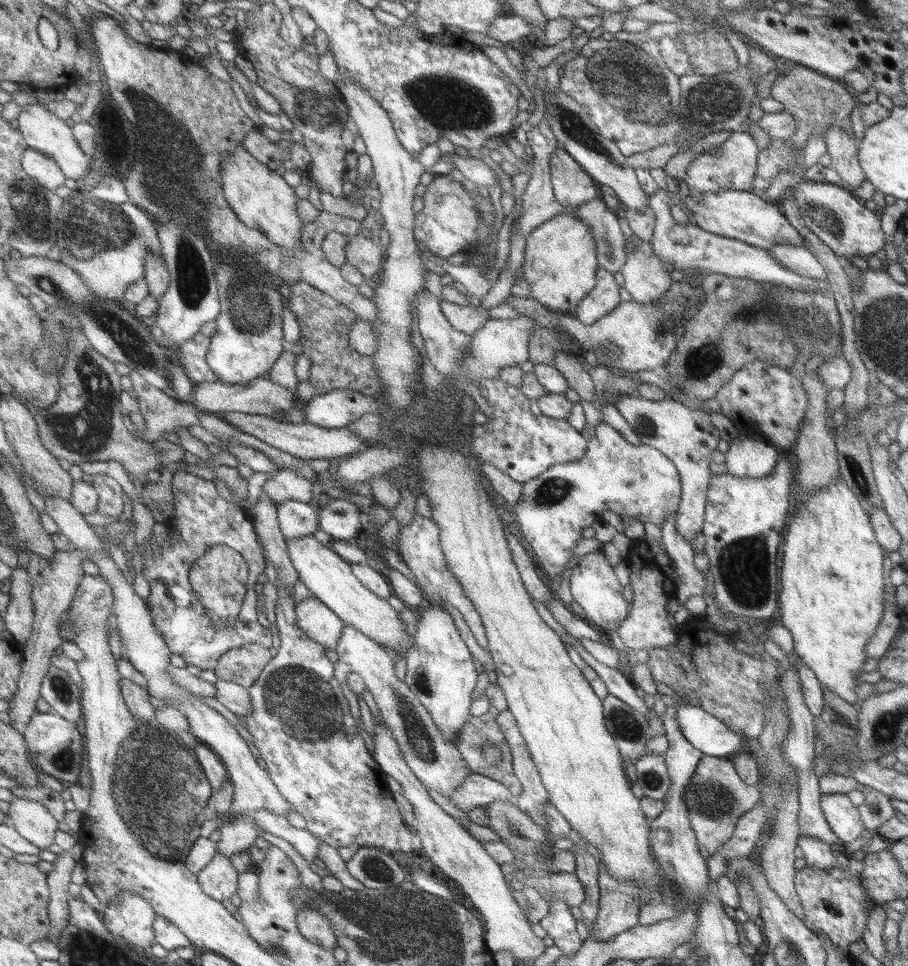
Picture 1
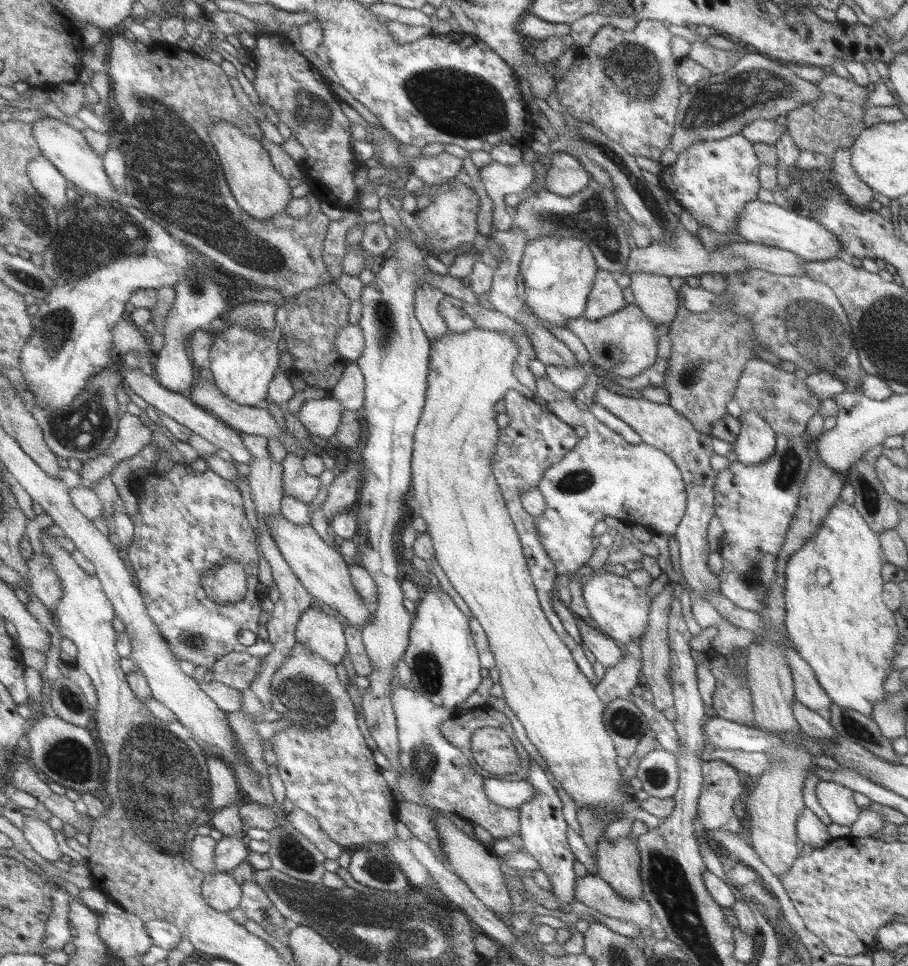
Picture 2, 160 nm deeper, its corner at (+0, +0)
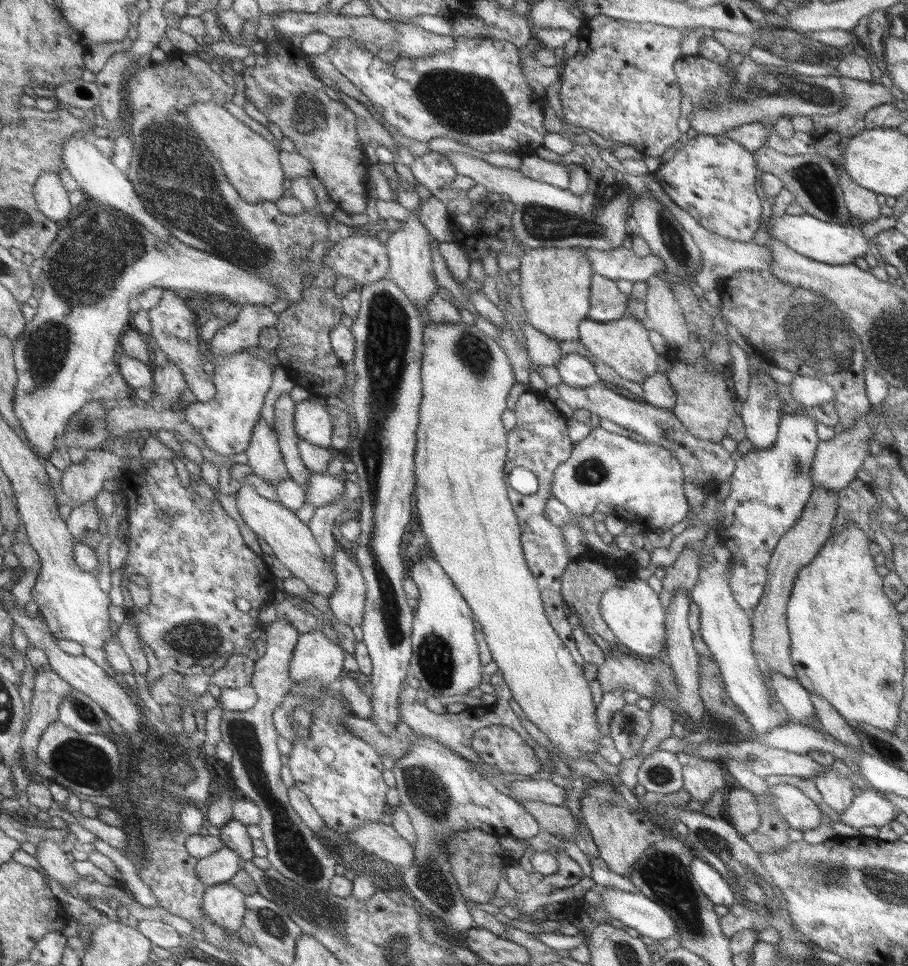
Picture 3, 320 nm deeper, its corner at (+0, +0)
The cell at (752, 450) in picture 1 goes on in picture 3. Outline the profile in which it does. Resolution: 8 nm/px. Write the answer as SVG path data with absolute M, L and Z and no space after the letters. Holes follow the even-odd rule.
M768 374L750 375L739 416L745 438L751 443L751 451L765 450L775 441L780 414L773 391L775 383Z

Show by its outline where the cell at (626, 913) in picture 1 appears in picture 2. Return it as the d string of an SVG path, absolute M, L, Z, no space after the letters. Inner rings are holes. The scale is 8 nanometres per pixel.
M629 836L610 841L596 838L594 850L595 876L601 878L621 900L642 898L639 864L640 854L636 841Z

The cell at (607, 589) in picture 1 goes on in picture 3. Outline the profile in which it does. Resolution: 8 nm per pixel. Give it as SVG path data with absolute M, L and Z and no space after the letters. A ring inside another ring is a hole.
M630 576L621 586L608 588L600 598L600 613L605 624L620 640L623 651L635 652L640 658L657 656L666 650L664 608L658 594L651 590L646 581Z

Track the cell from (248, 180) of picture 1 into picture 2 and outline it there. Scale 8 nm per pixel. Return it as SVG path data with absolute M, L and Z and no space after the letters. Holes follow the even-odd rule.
M227 121L211 123L208 130L237 204L260 221L285 213L287 205L293 201L293 188L289 186L288 179L276 169L263 142L245 134L237 125Z

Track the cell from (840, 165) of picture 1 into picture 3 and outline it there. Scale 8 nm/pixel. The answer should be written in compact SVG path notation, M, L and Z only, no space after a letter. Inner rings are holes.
M839 168L839 184L842 198L847 212L860 224L867 224L879 216L879 204L876 202L876 195L869 190L855 184L847 173Z

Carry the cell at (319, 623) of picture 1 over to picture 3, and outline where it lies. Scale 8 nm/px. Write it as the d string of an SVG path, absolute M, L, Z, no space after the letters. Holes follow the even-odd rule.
M322 630L301 633L290 662L291 677L295 683L319 681L329 686L346 674L343 660L341 645L327 638Z

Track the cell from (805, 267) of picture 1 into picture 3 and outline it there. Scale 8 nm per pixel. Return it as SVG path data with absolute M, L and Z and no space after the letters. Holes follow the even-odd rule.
M653 174L642 175L646 182L646 188L651 191L651 195L657 197L657 201L660 202L669 212L675 217L675 220L681 225L681 228L691 235L694 245L700 252L700 258L702 258L702 265L700 272L694 277L694 281L697 286L705 292L709 292L716 288L716 281L718 279L726 279L734 272L740 270L761 270L768 267L770 261L768 250L764 245L756 245L754 242L737 242L736 240L729 240L727 238L721 238L717 234L713 234L708 230L705 230L702 226L699 226L692 216L689 216L685 210L681 210L673 201L671 201L661 185L653 178Z

